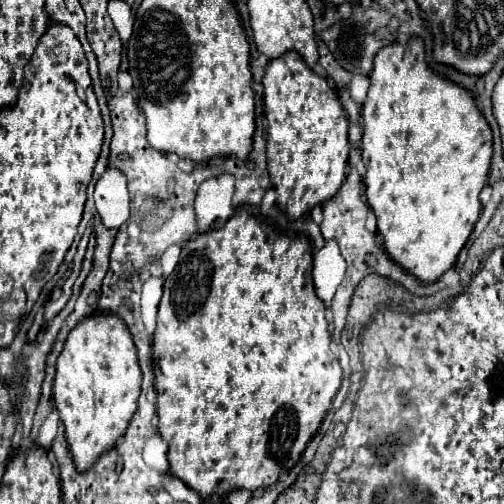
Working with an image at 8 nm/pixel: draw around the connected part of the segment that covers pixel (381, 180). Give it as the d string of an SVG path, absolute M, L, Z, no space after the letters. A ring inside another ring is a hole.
M410 38L406 44L398 44L392 42L390 46L386 46L384 50L380 50L380 54L376 54L374 58L374 68L370 72L370 88L368 88L368 96L362 104L362 118L364 118L364 132L362 132L362 162L366 166L366 176L364 176L364 186L366 186L366 200L370 204L370 208L374 210L376 218L378 218L378 232L384 236L384 250L388 252L388 256L402 266L404 270L408 270L410 274L414 274L418 280L422 282L436 282L448 268L452 268L452 264L456 262L458 252L462 250L462 246L466 244L476 220L480 218L480 192L486 186L488 180L488 172L490 172L490 162L492 162L492 130L484 118L484 114L480 112L480 108L476 106L474 96L462 88L460 84L436 74L430 70L430 66L426 64L426 50L424 50L424 40L422 38Z

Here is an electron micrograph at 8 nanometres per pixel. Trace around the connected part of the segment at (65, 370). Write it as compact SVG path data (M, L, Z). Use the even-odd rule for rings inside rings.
M94 312L80 326L72 328L64 342L64 350L56 362L56 376L54 376L54 406L60 412L60 420L66 428L66 440L70 446L70 454L78 472L84 472L98 460L98 456L110 450L116 440L126 432L134 412L138 410L138 396L142 384L142 370L138 366L136 344L132 342L132 334L128 334L128 326L116 318L116 314L100 314Z

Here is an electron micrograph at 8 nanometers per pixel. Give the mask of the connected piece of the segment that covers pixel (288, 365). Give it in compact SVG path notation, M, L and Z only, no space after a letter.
M238 208L232 218L222 228L212 228L196 234L182 246L180 262L174 268L172 276L164 282L164 296L158 306L156 332L152 342L152 352L156 358L155 388L158 388L158 432L168 444L168 462L170 474L184 480L200 496L226 496L232 490L258 490L262 486L272 486L280 472L288 472L300 460L308 440L318 432L320 422L326 412L332 408L332 400L342 384L342 368L336 354L330 350L330 332L326 320L326 306L316 296L312 282L312 246L308 238L290 238L276 230L270 230L266 222L258 216L248 214L246 208Z

